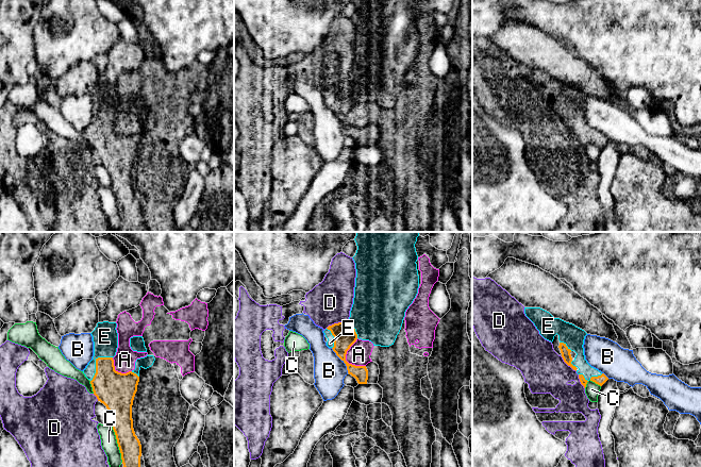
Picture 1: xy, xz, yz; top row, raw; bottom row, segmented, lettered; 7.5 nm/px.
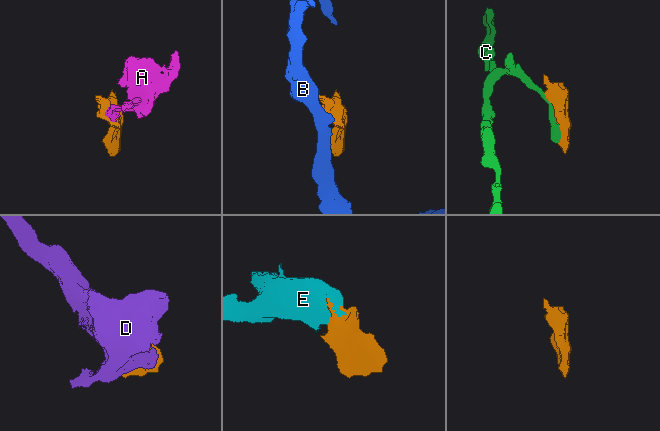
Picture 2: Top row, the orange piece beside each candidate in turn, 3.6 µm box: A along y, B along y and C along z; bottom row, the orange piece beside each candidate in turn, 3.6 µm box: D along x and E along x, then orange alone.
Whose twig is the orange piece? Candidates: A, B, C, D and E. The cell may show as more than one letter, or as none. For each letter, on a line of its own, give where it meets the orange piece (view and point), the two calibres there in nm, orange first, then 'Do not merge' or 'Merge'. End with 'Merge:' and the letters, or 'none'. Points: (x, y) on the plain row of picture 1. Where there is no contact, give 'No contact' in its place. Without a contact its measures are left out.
A: Touches orange at xz (345, 120). Thickness 170 nm (orange) against 170 nm. Do not merge
B: Touches orange at xz (341, 121). Thickness 170 nm (orange) against 240 nm. Do not merge
C: Touches orange at xy (117, 204). Thickness 170 nm (orange) against 120 nm. Do not merge
D: Touches orange at xz (335, 85). Thickness 170 nm (orange) against 320 nm. Do not merge
E: Touches orange at xy (96, 124). Thickness 280 nm (orange) against 190 nm. Merge
Merge: E

